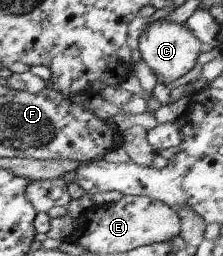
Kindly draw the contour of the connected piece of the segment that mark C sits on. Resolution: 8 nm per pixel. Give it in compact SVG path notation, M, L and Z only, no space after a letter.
M165 19L151 21L138 36L137 48L143 61L152 74L156 83L166 84L184 76L195 64L201 50L201 42L194 37L184 23L174 23Z

